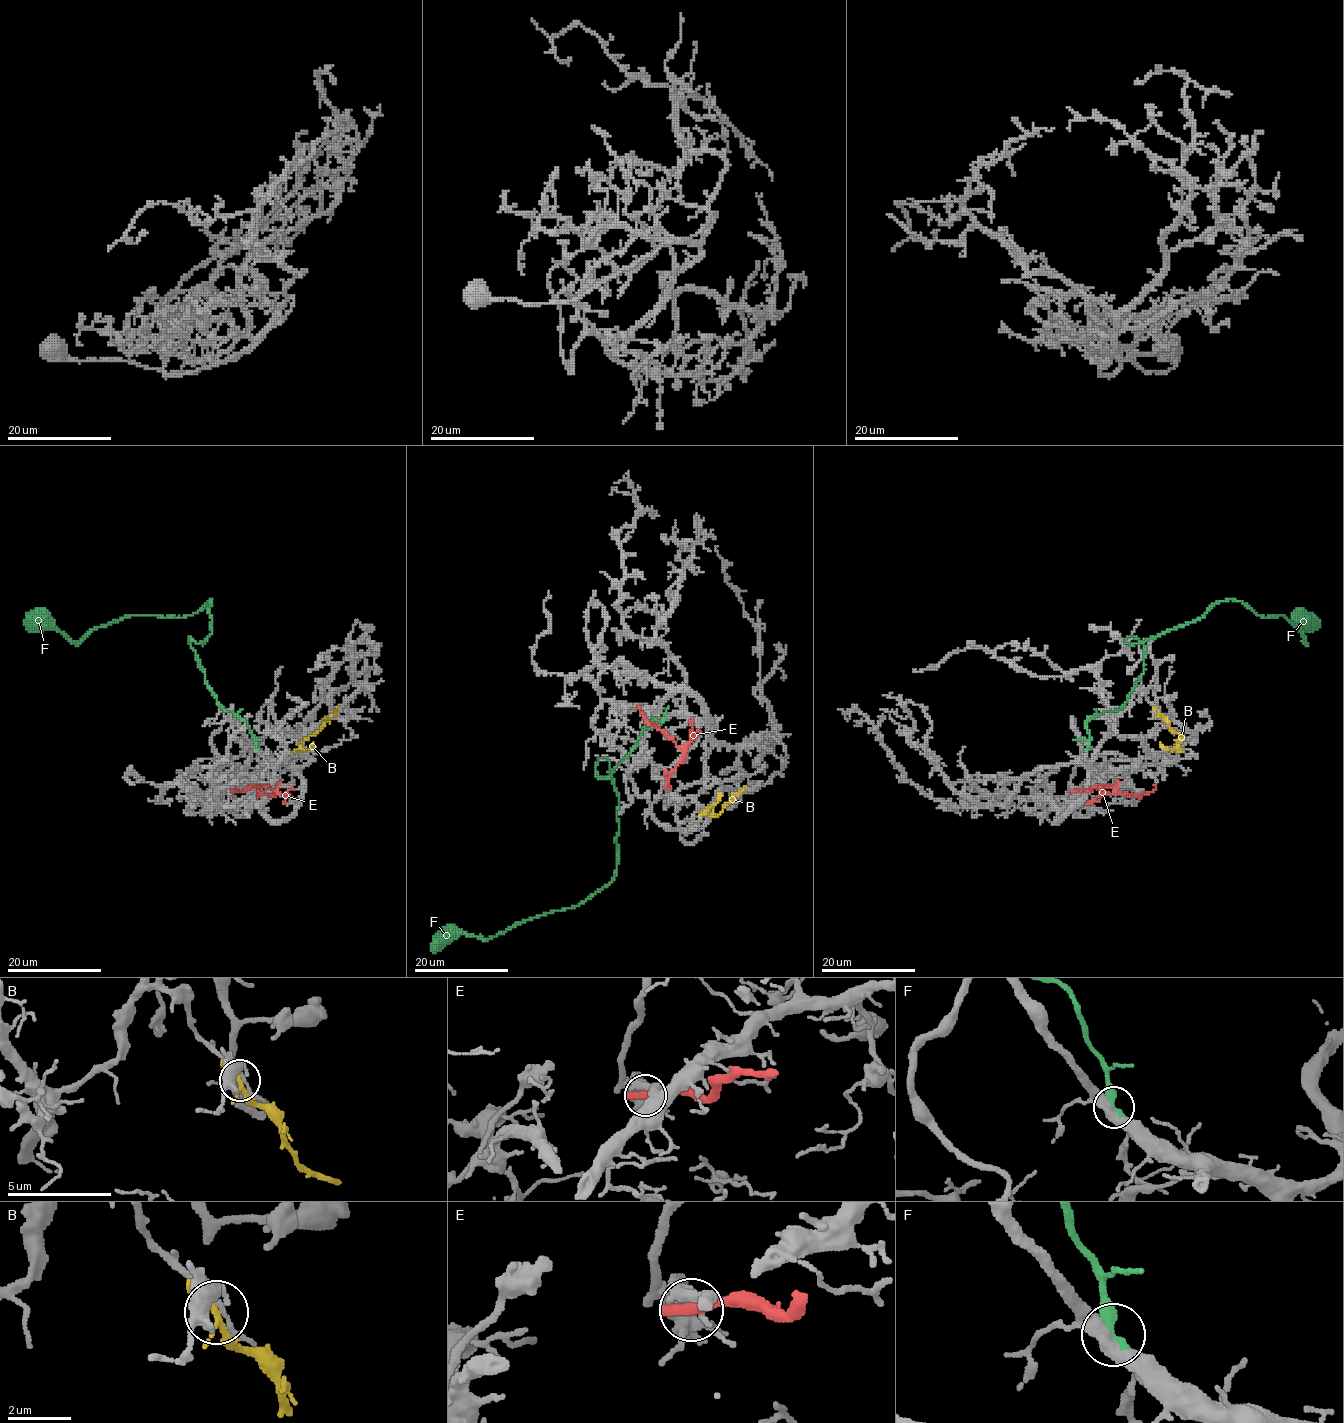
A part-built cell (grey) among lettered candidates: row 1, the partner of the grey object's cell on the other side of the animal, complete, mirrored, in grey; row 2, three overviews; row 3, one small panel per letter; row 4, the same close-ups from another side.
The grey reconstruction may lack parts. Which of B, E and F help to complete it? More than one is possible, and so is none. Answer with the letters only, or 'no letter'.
F

